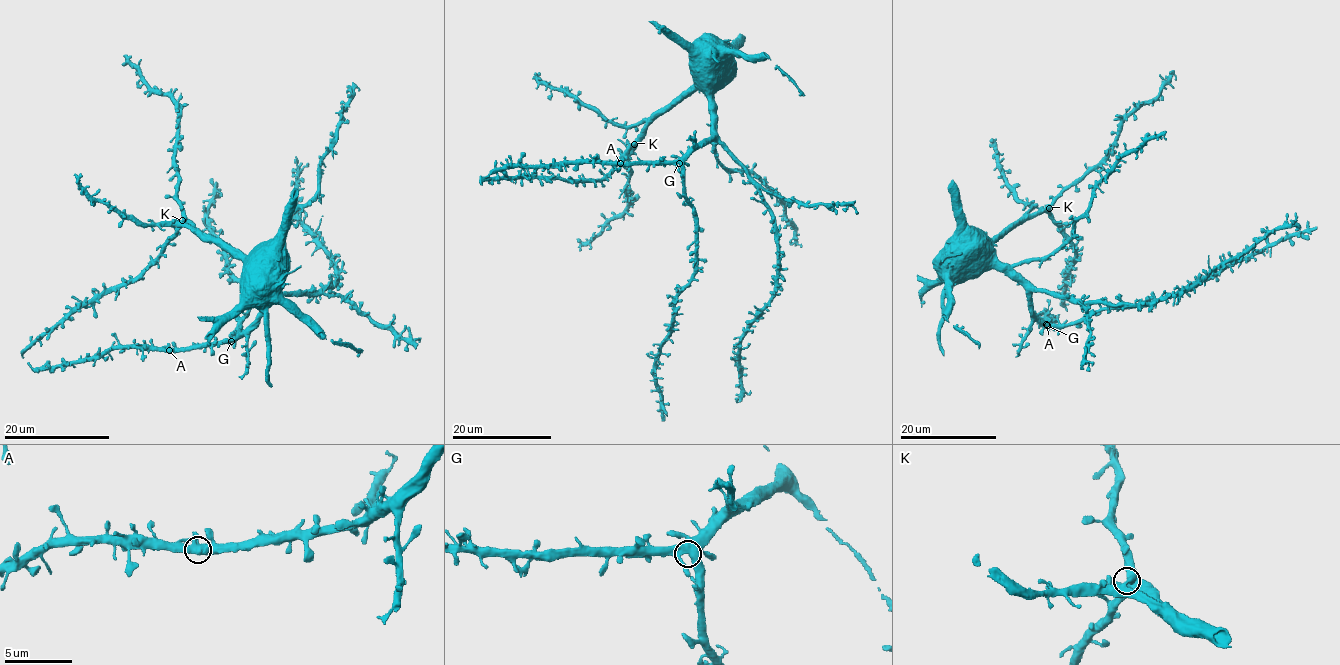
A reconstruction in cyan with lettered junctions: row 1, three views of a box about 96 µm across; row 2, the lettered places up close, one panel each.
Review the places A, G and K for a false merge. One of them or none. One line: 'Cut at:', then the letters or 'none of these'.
Cut at: none of these

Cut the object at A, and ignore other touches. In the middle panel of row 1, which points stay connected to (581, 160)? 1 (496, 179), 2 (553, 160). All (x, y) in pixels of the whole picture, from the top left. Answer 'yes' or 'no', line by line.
1: no
2: yes

